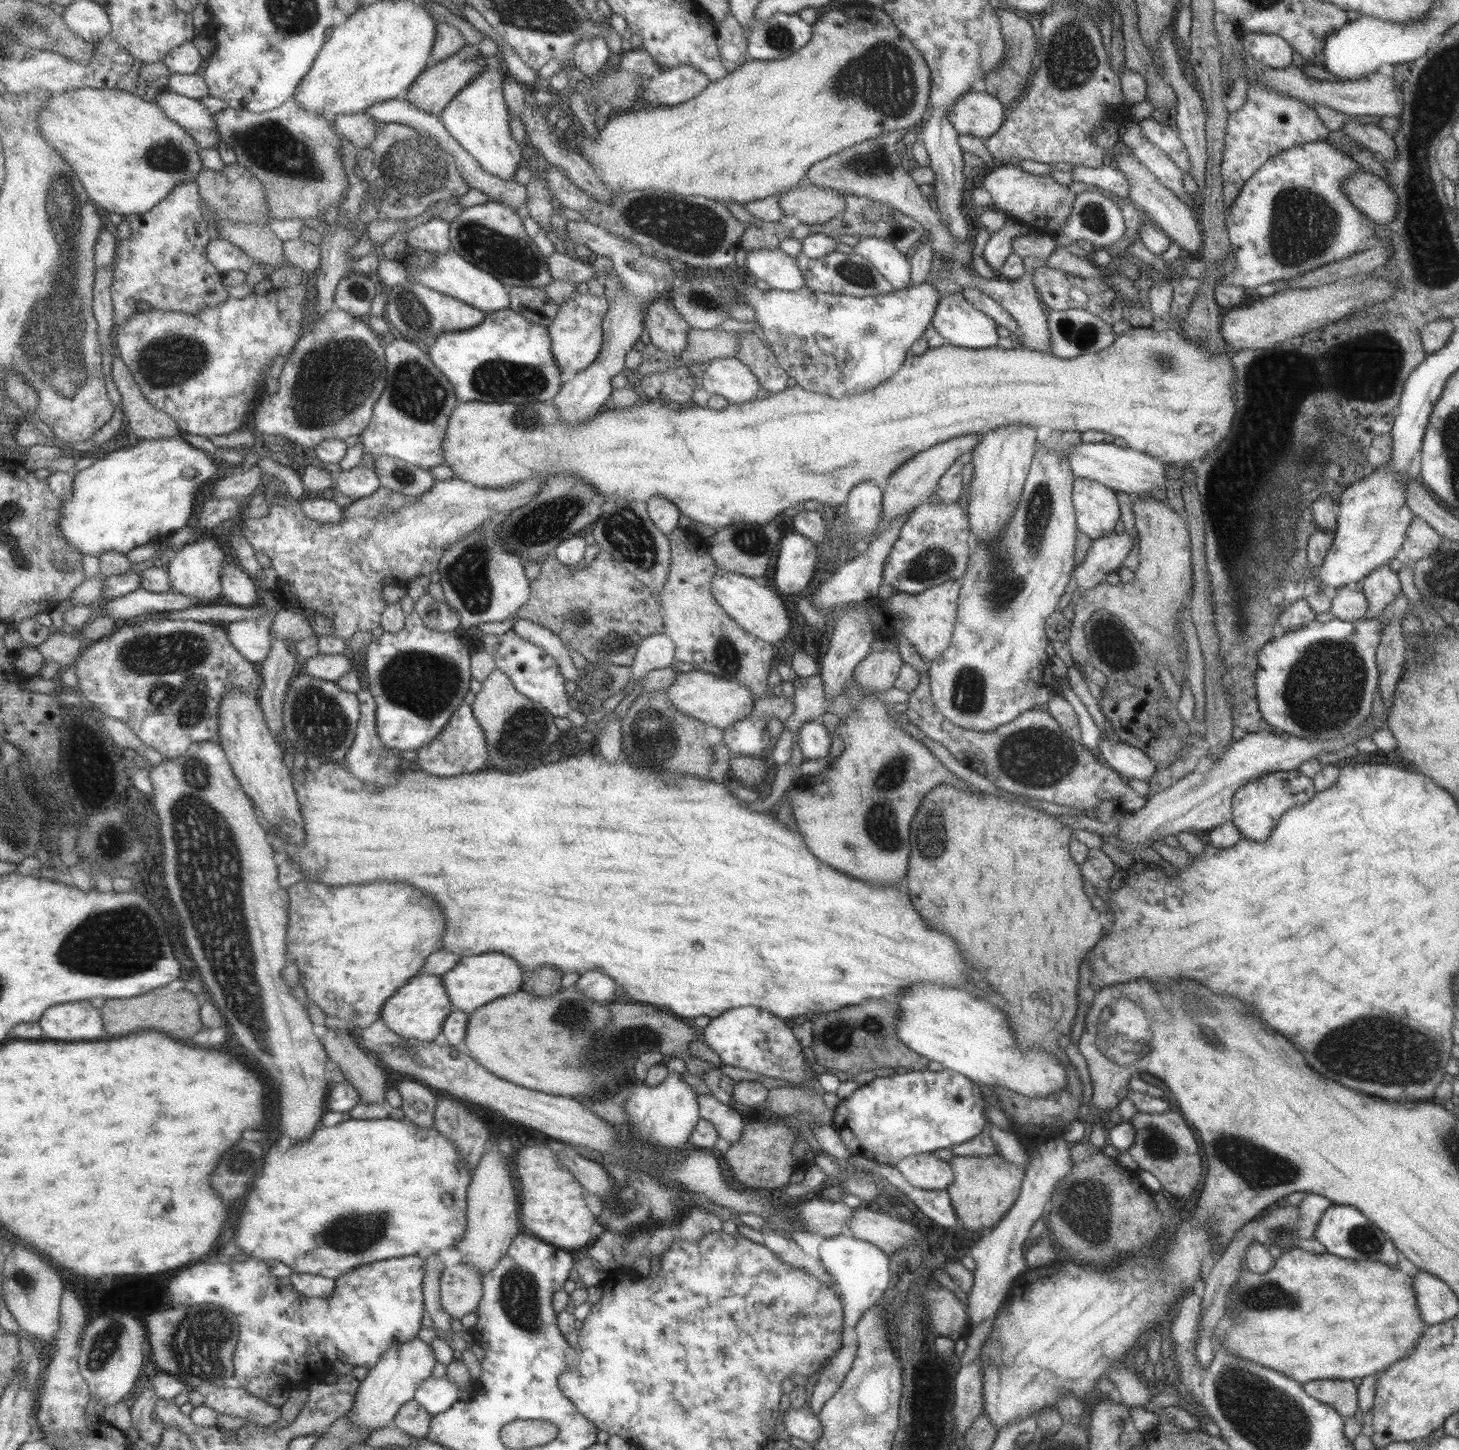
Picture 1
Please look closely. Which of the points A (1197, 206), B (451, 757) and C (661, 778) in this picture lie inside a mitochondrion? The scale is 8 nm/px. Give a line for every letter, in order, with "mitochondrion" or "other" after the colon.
A: other
B: other
C: mitochondrion

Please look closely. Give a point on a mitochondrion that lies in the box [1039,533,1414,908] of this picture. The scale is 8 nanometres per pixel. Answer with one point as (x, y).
(1326, 686)

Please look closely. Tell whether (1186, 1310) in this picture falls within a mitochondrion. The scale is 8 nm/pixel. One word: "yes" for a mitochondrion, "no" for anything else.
no

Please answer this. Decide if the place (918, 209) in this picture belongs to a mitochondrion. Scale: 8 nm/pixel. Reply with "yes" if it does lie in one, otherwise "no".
no

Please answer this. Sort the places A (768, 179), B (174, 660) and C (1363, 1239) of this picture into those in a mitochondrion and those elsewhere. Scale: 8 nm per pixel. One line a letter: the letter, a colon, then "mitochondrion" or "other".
A: other
B: mitochondrion
C: mitochondrion

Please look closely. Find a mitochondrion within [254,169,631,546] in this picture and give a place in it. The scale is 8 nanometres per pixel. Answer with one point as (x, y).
(327, 380)

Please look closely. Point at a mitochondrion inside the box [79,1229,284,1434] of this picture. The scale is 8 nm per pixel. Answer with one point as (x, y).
(198, 1350)

